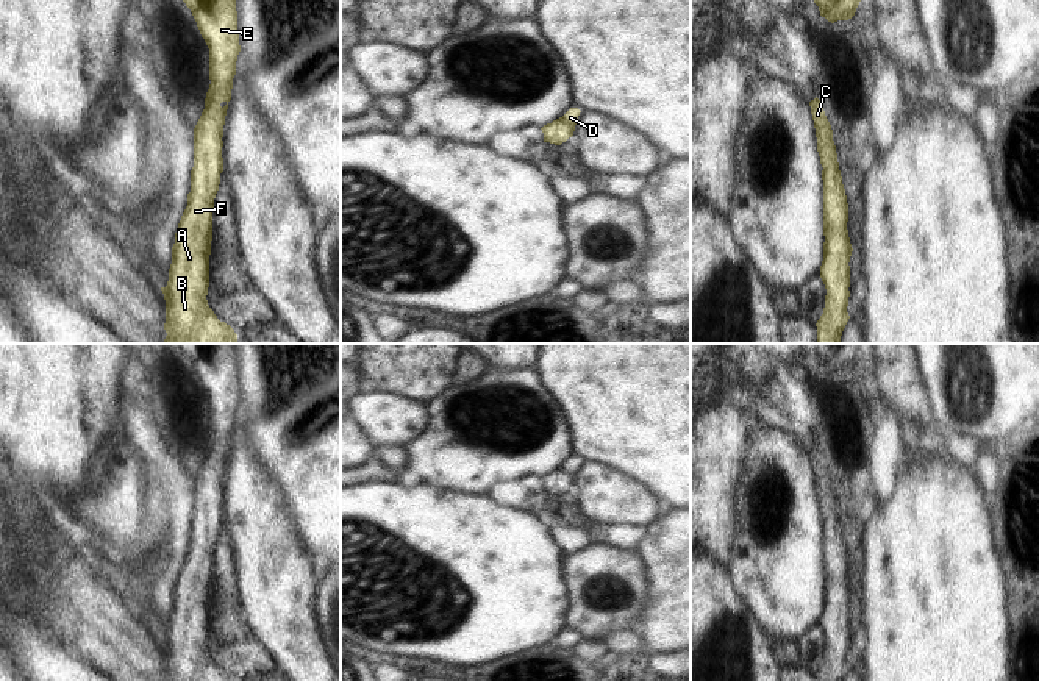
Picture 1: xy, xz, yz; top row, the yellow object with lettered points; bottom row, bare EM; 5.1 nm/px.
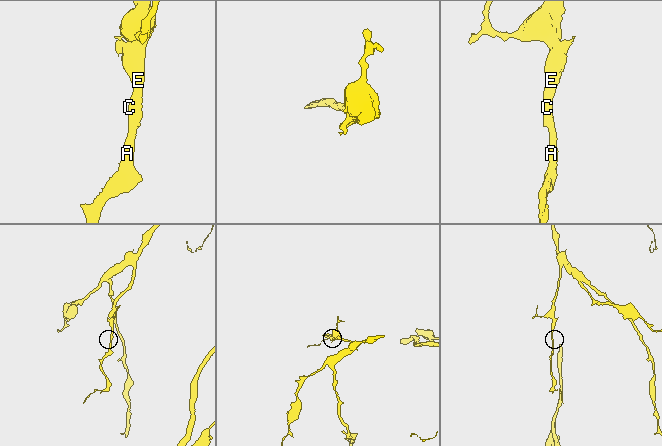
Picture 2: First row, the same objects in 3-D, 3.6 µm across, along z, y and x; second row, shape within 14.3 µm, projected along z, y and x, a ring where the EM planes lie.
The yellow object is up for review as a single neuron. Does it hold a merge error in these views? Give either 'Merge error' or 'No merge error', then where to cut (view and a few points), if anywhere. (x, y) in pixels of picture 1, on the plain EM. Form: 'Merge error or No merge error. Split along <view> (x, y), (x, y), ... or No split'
No merge error. No split.

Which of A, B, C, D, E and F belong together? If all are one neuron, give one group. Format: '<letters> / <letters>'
A B C D E F

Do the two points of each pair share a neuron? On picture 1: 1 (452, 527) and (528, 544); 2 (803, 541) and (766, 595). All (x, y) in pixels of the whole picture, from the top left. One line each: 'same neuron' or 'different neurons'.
1: same neuron
2: same neuron

